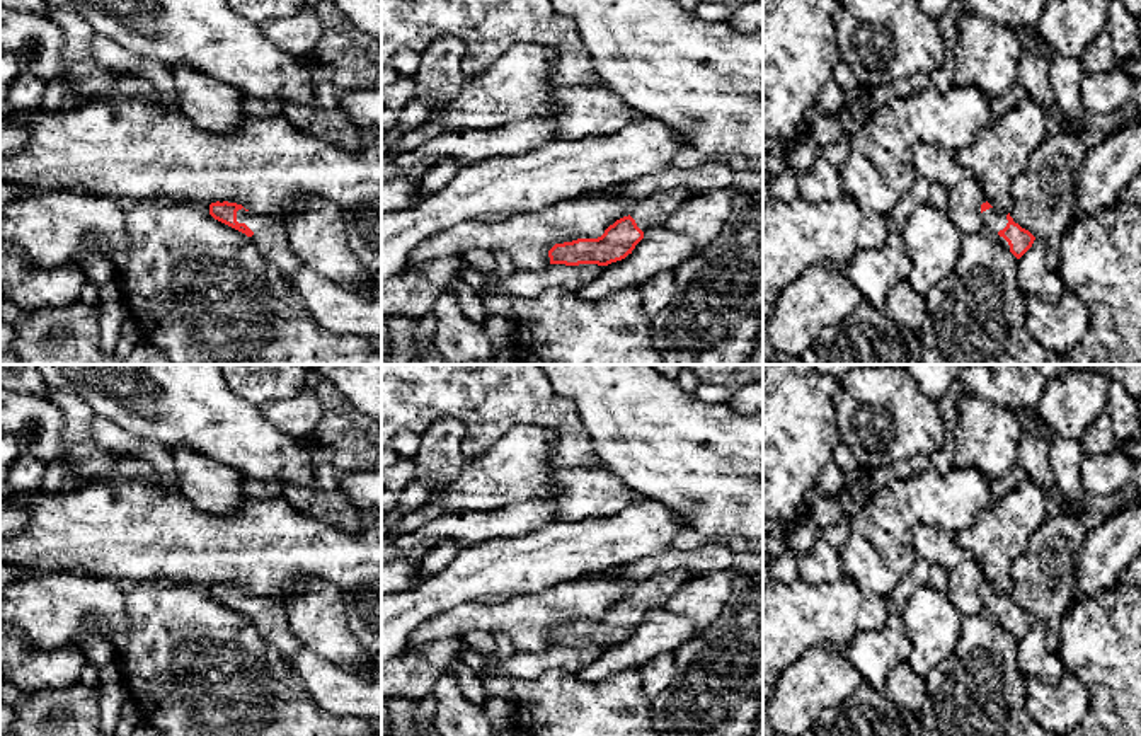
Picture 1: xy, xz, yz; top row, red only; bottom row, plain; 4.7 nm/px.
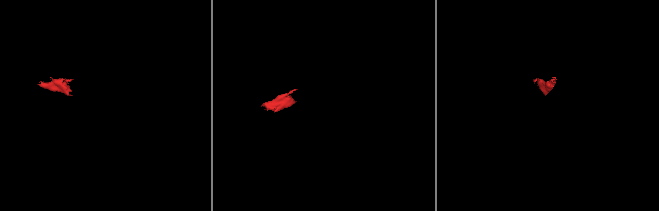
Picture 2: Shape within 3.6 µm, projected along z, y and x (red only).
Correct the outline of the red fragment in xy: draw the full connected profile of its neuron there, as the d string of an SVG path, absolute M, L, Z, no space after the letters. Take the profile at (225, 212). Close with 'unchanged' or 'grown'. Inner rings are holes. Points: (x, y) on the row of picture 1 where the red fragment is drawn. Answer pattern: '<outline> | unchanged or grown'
M228 201L211 203L209 215L215 220L245 233L261 254L271 264L279 267L284 276L295 274L301 267L298 256L290 247L283 218L254 213L245 210L242 204Z | grown

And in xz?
M685 187L661 189L635 203L630 215L610 225L601 237L555 244L548 250L550 264L608 266L622 261L632 254L647 230L662 227L688 196Z | grown

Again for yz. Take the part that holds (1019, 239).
M988 201L981 204L984 230L988 230L998 244L1020 259L1034 244L1035 237L1022 228L1013 218L996 211Z | grown

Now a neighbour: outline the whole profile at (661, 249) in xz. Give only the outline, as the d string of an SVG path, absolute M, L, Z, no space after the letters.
M656 227L622 261L605 266L598 278L577 290L579 298L594 303L611 293L640 288L661 271L676 271L697 254L691 237Z

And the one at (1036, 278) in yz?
M1037 239L1018 259L1017 281L1027 298L1037 296L1046 302L1056 302L1066 293L1059 273L1047 266L1044 242Z

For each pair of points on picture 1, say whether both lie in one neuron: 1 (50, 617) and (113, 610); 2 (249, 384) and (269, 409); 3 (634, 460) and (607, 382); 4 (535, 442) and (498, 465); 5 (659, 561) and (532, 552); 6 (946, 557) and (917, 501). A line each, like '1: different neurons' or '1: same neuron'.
1: same neuron
2: different neurons
3: same neuron
4: same neuron
5: different neurons
6: different neurons

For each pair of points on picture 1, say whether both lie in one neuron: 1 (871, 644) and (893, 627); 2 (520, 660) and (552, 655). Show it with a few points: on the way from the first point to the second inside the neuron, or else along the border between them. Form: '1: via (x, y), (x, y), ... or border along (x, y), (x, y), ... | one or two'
1: via (876, 644), (888, 632) | one
2: via (528, 660), (544, 660) | one

